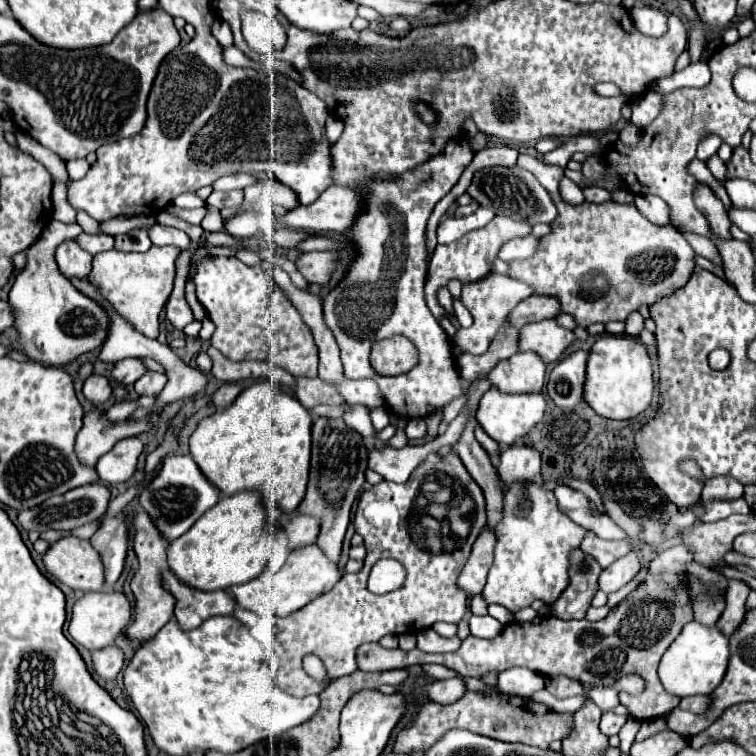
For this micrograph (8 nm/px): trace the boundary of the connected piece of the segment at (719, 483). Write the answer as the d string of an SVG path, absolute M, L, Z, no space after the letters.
M718 476L718 478L710 478L706 480L704 492L702 492L702 500L704 502L712 502L712 500L734 500L740 498L744 492L742 484L736 482L730 476Z

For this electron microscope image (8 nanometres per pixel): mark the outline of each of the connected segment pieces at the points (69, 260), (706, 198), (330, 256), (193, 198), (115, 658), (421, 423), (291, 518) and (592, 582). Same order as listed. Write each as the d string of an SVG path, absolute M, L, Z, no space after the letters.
M66 240L56 248L56 262L66 278L86 278L92 270L92 256L74 240Z
M698 182L698 186L694 188L694 204L698 206L698 210L702 210L702 214L710 222L714 234L718 234L720 238L732 238L728 234L730 220L728 220L726 208L724 208L724 204L720 202L720 198L714 194L714 190L710 186Z
M306 252L296 260L296 266L304 274L306 282L326 284L332 278L332 272L336 268L334 256L338 260L336 252Z
M190 192L190 194L178 196L178 198L174 200L174 204L180 206L180 208L198 208L198 206L204 206L206 202L204 202L196 192Z
M108 646L108 648L102 648L102 650L94 650L92 652L92 666L94 666L94 672L100 678L114 680L116 674L124 666L124 654L116 646Z
M424 419L408 420L405 433L409 439L422 438L427 432L427 425Z
M300 512L278 514L278 522L280 522L282 530L288 536L288 550L296 550L296 548L314 544L316 542L316 536L320 532L318 518L304 516Z
M580 548L572 550L570 552L570 570L568 570L570 586L552 604L554 616L558 616L562 620L584 618L586 610L590 608L590 600L594 598L594 594L598 590L600 572L602 572L602 568L592 556L584 554Z

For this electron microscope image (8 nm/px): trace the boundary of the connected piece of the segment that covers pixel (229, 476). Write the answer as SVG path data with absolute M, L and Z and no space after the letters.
M260 380L244 388L228 408L218 410L198 424L198 428L190 436L190 456L194 458L198 468L202 468L206 480L210 480L222 496L256 490L262 494L266 506L278 508L282 512L296 510L306 494L312 420L312 414L294 396L282 392L270 380Z

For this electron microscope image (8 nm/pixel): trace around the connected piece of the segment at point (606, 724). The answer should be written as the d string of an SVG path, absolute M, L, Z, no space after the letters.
M608 712L608 714L602 714L602 718L600 718L600 730L602 730L602 734L612 736L612 734L620 732L624 722L626 722L626 716L618 716L614 712Z

